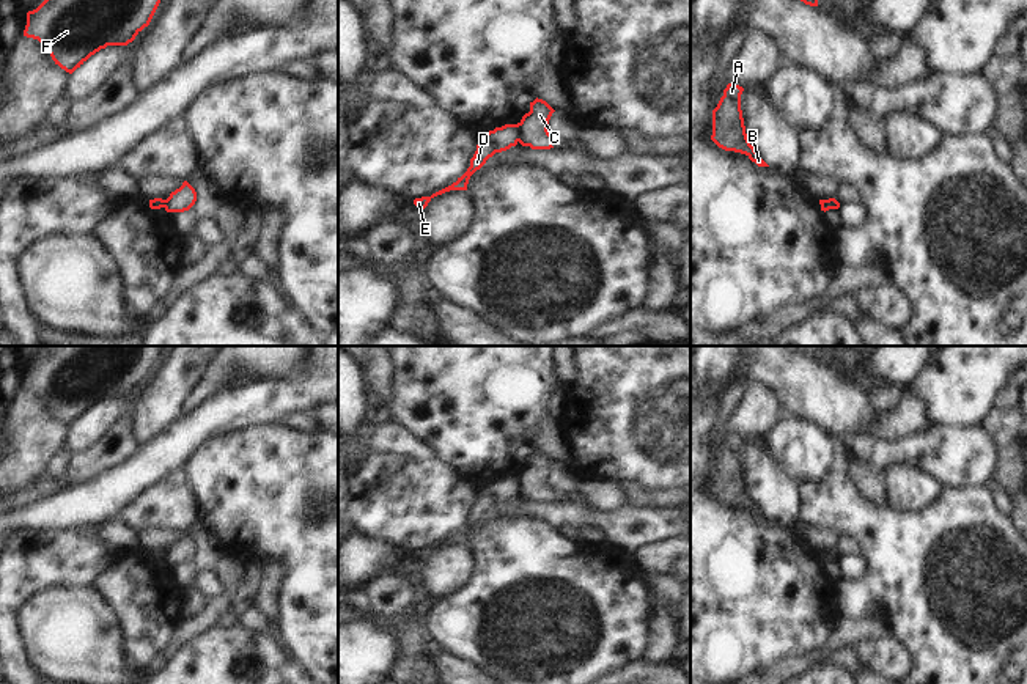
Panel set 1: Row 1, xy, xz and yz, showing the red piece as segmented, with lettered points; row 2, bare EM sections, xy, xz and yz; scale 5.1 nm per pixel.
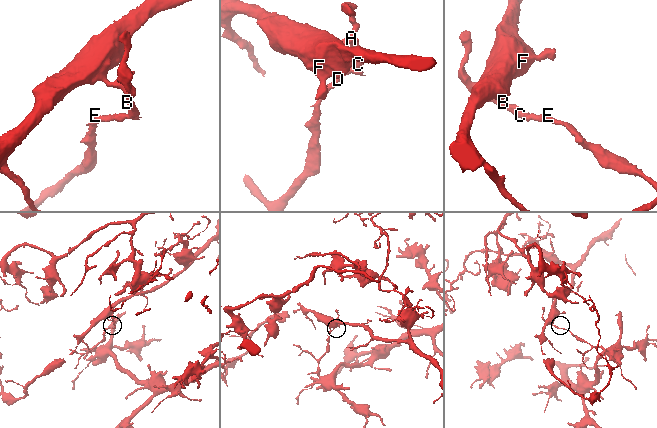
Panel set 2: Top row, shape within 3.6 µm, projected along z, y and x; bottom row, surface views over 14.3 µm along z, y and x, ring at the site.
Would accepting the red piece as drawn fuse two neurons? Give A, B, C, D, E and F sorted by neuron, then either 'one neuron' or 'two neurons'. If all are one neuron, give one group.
A B C F / D E; two neurons

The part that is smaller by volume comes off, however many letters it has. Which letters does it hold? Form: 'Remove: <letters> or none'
Remove: A, B, C, F

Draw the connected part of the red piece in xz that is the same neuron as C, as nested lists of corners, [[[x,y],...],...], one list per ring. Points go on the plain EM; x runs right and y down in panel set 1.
[[[543,451],[530,454],[530,464],[517,475],[517,494],[532,502],[550,502],[552,487],[547,483],[549,472],[555,462]]]

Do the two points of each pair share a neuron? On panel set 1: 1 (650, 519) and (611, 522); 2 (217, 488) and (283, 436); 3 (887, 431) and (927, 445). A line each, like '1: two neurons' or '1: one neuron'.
1: one neuron
2: one neuron
3: two neurons

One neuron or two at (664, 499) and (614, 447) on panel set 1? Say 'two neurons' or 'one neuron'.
two neurons

